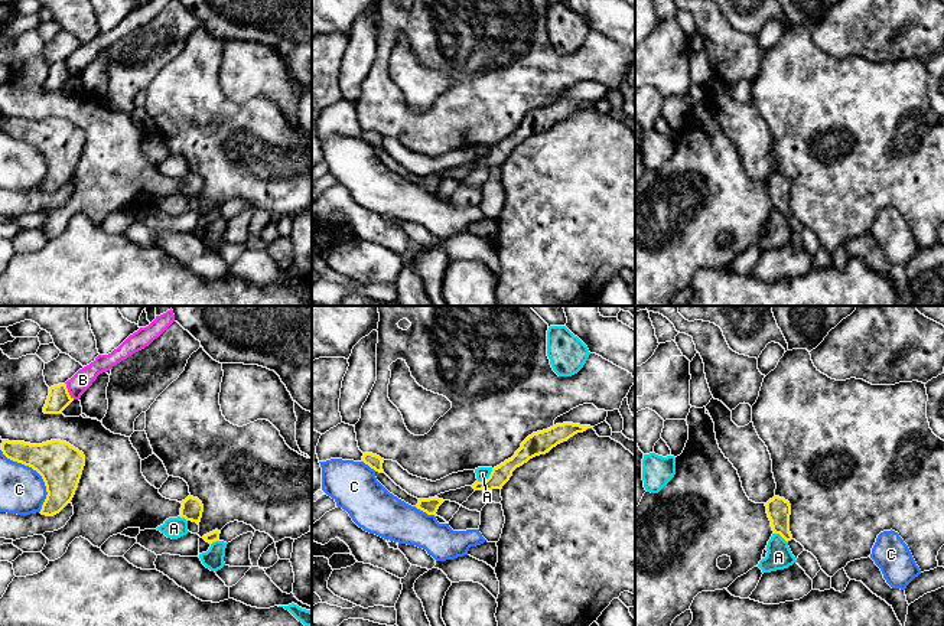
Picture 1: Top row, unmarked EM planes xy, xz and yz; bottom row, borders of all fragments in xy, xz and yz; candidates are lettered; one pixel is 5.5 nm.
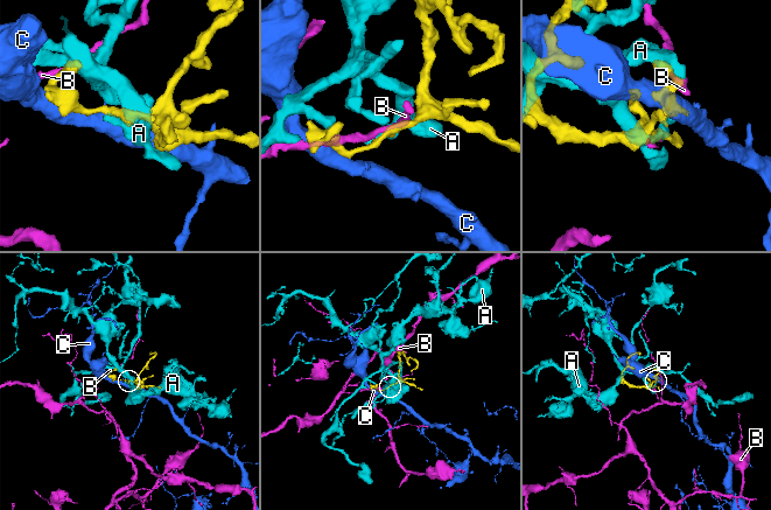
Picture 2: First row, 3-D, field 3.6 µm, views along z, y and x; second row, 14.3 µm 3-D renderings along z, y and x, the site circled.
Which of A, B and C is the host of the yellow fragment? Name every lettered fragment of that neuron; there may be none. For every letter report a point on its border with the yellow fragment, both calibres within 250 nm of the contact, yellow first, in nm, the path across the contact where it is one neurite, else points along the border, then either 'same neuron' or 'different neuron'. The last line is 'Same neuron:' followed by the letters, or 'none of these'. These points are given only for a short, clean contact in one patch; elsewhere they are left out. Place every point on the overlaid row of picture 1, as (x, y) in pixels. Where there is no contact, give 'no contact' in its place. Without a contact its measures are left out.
A: xz (488, 478) | 110/80 nm | same neuron
B: xy (67, 391) | 120/110 nm | along xy (65, 382), (67, 391), (74, 398) | different neuron
C: xy (38, 472) | 240/260 nm | different neuron
Same neuron: A

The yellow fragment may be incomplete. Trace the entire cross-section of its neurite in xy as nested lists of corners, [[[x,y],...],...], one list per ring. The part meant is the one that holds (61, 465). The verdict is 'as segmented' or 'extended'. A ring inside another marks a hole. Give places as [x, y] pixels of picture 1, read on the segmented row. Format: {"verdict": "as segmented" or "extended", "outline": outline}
{"verdict": "as segmented", "outline": [[[3,440],[0,450],[42,476],[48,492],[42,515],[53,516],[72,501],[85,466],[82,451],[61,440],[42,444]]]}

